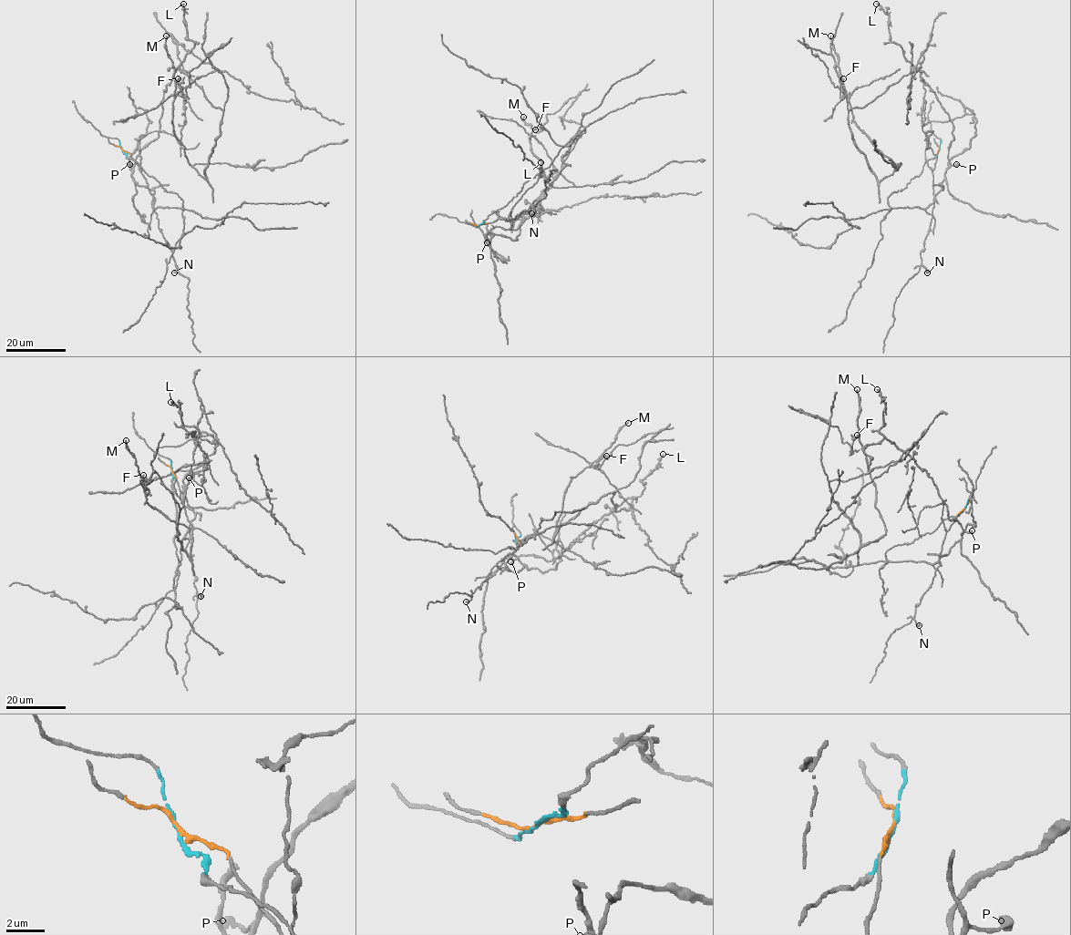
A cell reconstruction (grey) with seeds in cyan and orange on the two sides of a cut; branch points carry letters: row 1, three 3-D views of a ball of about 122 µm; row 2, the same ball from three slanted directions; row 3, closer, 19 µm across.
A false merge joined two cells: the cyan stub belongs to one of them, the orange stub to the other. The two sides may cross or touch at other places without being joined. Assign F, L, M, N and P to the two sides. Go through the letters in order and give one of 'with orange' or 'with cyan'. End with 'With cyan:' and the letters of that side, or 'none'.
F: with orange
L: with orange
M: with orange
N: with orange
P: with orange
With cyan: none

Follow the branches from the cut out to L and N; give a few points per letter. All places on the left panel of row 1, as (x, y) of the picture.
L: (122, 148), (153, 194), (132, 172), (137, 156), (159, 134), (166, 87), (196, 43), (188, 37), (183, 4)
N: (122, 148), (138, 165), (153, 196), (151, 206), (158, 228), (177, 267), (174, 272)

